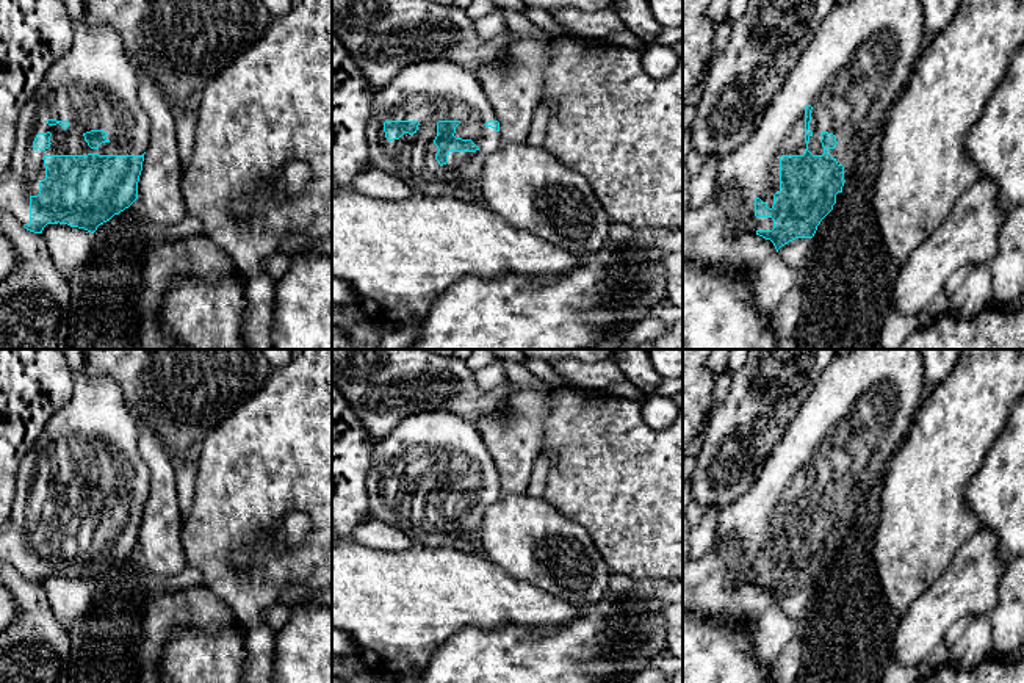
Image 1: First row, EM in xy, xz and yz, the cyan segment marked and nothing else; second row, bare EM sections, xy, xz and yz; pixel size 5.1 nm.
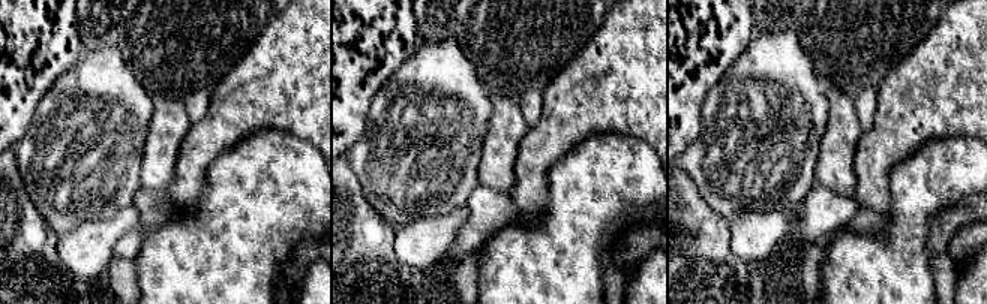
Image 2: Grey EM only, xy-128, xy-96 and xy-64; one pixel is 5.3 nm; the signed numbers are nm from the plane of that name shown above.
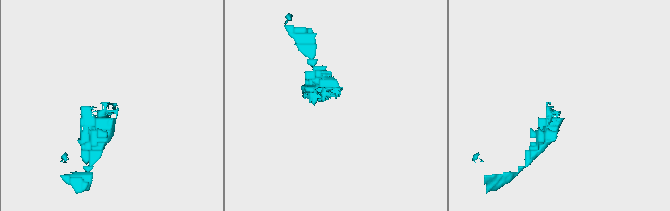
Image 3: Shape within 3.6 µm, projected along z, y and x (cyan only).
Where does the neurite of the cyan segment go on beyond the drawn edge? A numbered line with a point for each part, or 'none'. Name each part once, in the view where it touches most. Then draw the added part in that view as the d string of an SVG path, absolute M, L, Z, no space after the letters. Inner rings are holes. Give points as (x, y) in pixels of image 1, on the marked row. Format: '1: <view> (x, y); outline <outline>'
1: yz (858, 63); outline M850 0L846 5L836 2L811 45L769 103L756 132L720 158L716 190L730 185L737 188L737 207L730 215L730 224L772 230L772 218L755 216L755 199L759 197L772 208L773 194L780 191L780 157L803 155L806 149L813 155L822 155L822 132L836 136L838 144L828 149L828 154L844 166L844 180L847 180L852 164L866 154L907 86L924 49L924 36L921 0ZM806 105L813 107L809 122L813 135L808 143L805 141Z

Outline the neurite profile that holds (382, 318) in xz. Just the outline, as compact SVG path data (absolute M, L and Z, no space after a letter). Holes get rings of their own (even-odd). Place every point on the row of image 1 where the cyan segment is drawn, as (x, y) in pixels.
M352 188L332 191L332 277L348 282L363 312L380 326L420 324L434 301L467 276L561 277L578 265L576 255L509 224L484 204L420 194L384 201Z

